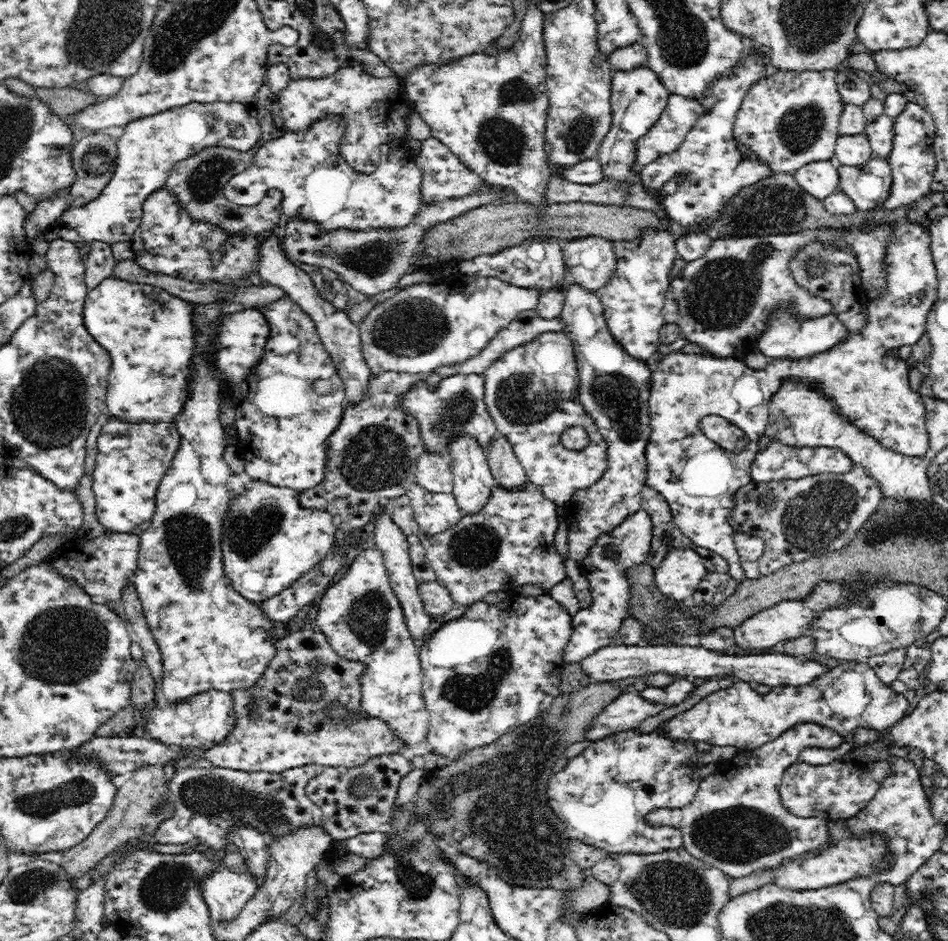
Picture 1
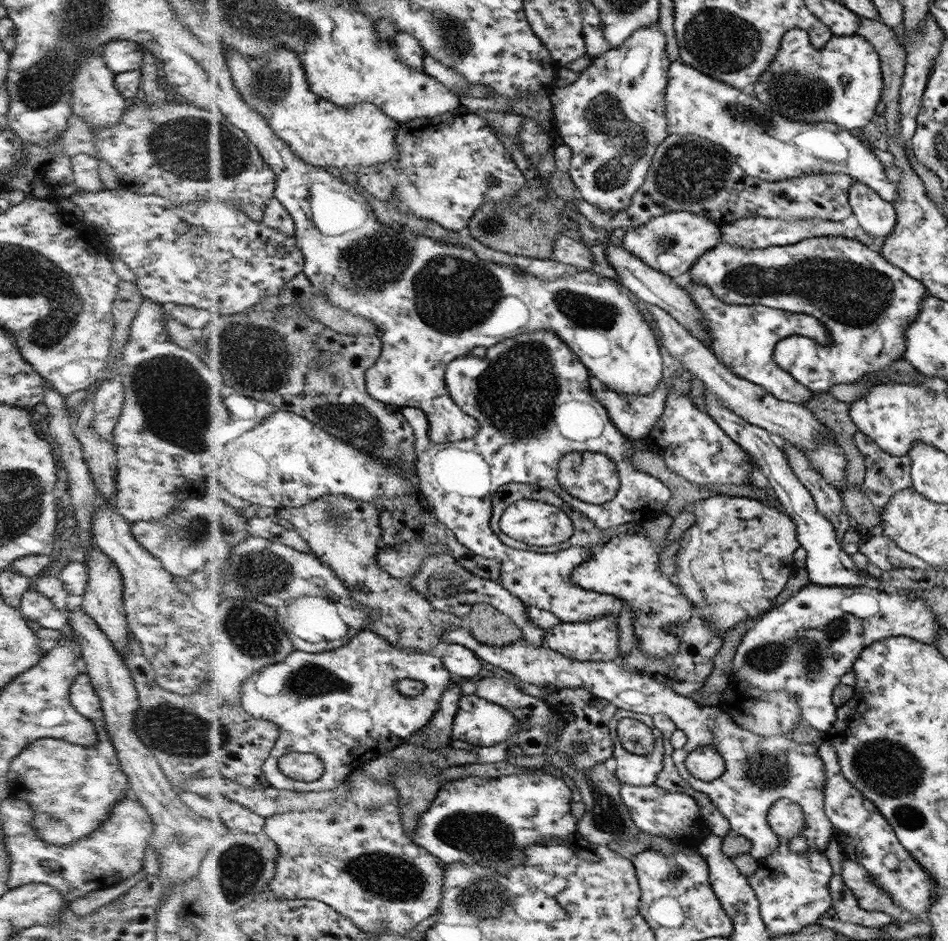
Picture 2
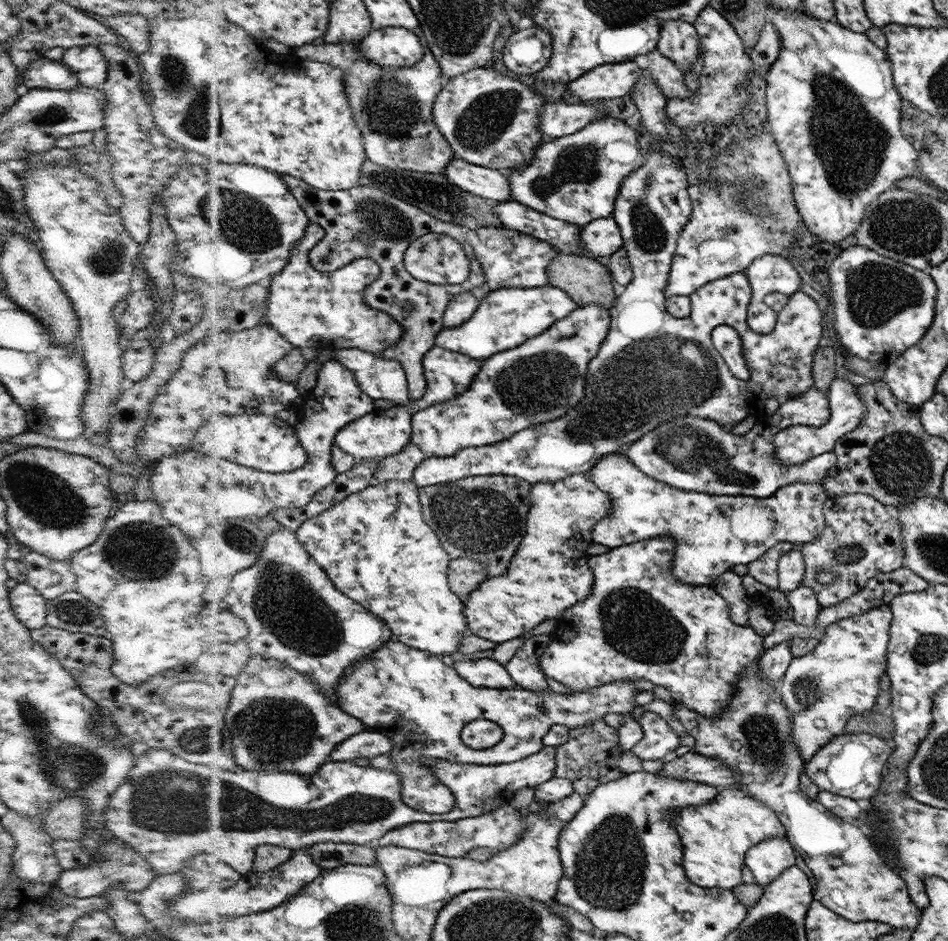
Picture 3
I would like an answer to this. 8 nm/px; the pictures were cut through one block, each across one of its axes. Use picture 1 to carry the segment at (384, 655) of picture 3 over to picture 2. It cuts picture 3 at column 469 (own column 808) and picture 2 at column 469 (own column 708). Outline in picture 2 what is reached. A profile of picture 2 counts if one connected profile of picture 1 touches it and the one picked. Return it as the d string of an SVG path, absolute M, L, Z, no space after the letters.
M476 693L461 695L452 736L476 748L497 745L520 729L518 720L510 713L506 707L488 702Z

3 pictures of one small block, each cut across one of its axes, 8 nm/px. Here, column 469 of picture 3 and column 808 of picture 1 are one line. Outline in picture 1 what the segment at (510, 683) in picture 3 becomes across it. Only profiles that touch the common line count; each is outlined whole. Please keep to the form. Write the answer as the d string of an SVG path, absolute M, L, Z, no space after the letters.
M616 643L612 646L600 648L597 652L584 658L580 662L582 669L595 682L617 681L631 676L649 676L666 673L672 676L686 678L721 678L722 676L738 677L741 681L751 685L764 684L766 686L802 686L812 679L819 677L831 668L822 666L813 660L805 660L803 656L791 656L772 651L749 652L747 655L727 654L716 650L705 650L702 646L675 646L641 644L627 646Z

